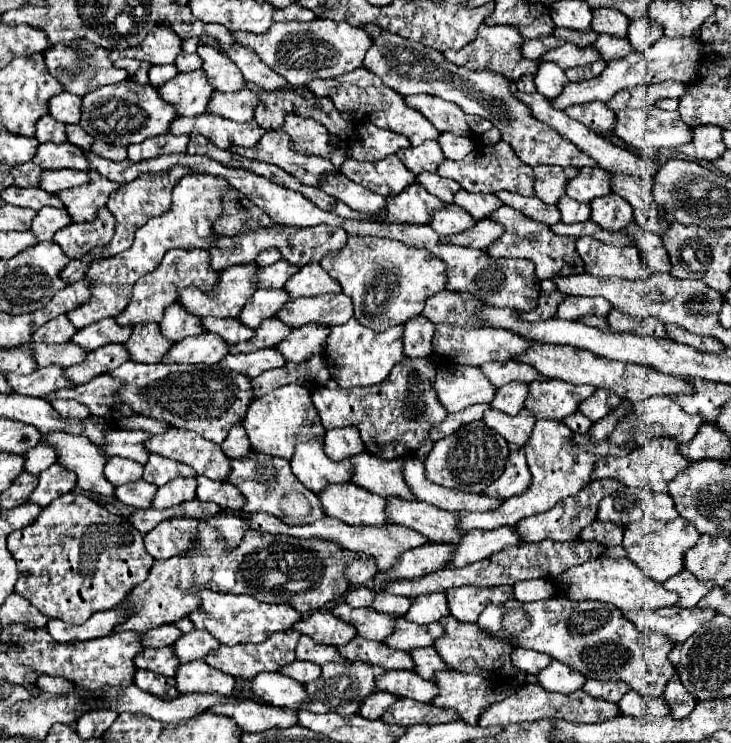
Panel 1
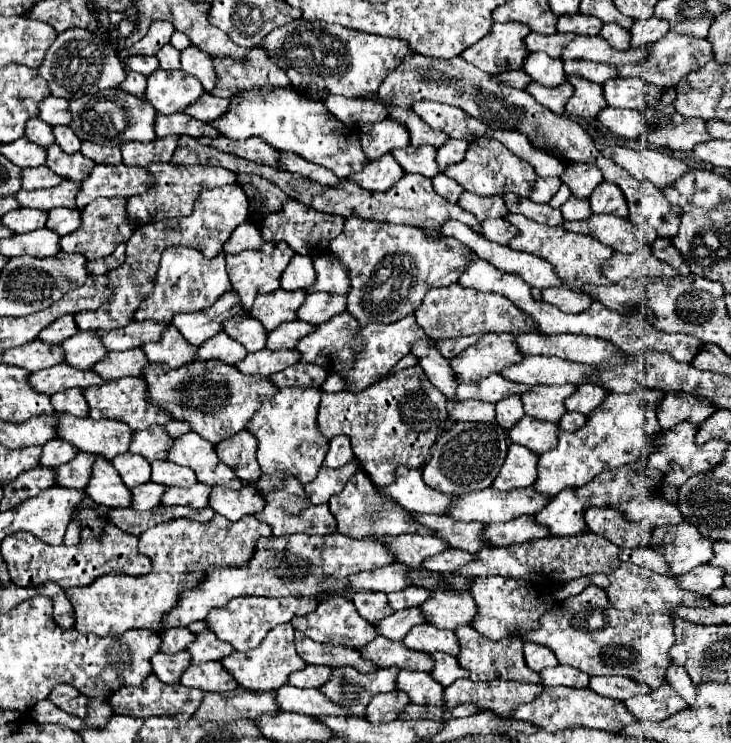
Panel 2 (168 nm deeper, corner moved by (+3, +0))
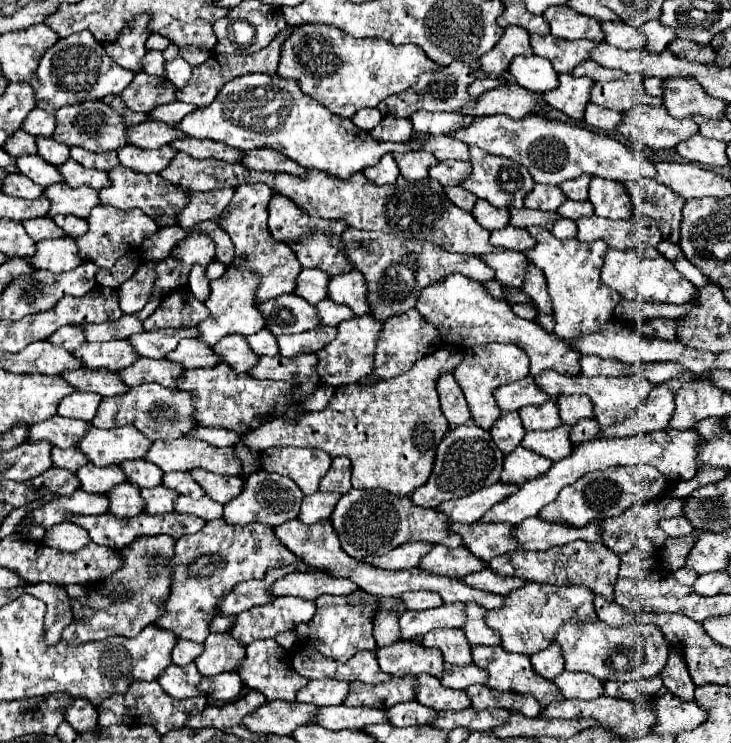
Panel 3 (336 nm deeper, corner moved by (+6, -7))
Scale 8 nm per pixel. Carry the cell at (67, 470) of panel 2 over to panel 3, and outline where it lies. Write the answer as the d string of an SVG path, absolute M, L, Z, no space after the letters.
M92 462L84 464L78 472L76 478L80 482L80 488L84 492L98 492L104 494L108 488L112 488L114 484L124 482L124 472L120 472L120 466L106 466L106 468L98 468Z

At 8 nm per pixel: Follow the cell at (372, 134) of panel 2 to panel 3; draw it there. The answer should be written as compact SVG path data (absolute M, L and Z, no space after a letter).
M396 116L382 118L382 122L370 130L370 136L378 142L406 142L410 140L410 134L412 134L410 120Z

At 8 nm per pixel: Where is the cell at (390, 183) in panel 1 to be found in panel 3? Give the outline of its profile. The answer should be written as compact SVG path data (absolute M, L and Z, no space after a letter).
M386 154L376 166L364 168L364 176L368 178L368 182L372 182L376 186L386 186L386 184L396 184L400 170L398 170L392 154Z

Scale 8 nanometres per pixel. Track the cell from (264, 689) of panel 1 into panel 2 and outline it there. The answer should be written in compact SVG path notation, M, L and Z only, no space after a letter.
M283 685L277 691L277 703L281 711L293 711L303 715L347 715L343 707L327 699L319 689L299 689L293 685Z

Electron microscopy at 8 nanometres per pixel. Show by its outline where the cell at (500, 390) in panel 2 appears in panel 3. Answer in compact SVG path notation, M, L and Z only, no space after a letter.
M526 376L526 378L514 380L510 384L498 386L494 392L494 398L502 412L512 412L512 410L520 410L522 406L528 406L528 404L544 404L550 396L536 390L532 384L532 376Z

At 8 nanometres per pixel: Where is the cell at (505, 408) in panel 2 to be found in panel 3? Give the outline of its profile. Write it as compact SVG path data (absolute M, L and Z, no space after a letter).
M504 412L504 414L496 420L496 424L492 426L492 430L490 430L492 440L496 442L496 446L498 446L504 454L508 454L508 452L512 452L516 446L520 446L520 440L524 438L524 434L526 434L526 430L524 430L524 426L522 426L522 420L520 420L518 412Z

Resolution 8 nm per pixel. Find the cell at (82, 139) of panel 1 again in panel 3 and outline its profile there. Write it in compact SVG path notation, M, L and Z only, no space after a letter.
M36 138L36 146L38 146L38 154L48 162L48 164L54 164L54 166L60 166L64 164L68 158L70 158L70 146L62 144L62 142L56 142L54 138Z

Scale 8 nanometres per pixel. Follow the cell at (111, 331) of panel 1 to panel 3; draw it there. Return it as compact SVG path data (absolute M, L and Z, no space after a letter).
M162 328L162 330L152 330L152 332L140 332L134 334L128 340L130 346L136 348L140 356L148 358L164 358L168 352L176 348L176 344L182 338L194 338L196 330L194 328Z

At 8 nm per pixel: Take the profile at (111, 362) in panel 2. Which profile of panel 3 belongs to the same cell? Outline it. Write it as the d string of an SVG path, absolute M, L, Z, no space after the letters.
M138 358L134 364L120 368L116 372L126 386L138 386L144 382L156 382L162 386L172 386L172 380L182 374L180 364L172 364L170 360L154 360L154 358Z

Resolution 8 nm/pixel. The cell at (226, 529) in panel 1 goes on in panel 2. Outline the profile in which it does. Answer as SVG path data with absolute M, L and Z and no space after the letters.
M215 515L209 523L195 523L189 519L173 519L163 525L155 525L147 529L139 537L138 550L153 561L153 569L147 575L131 577L127 573L107 573L95 579L91 585L79 589L69 589L67 599L75 611L75 629L79 633L93 633L93 635L109 635L109 633L123 633L127 629L151 629L151 631L165 631L163 617L179 603L183 589L193 589L203 581L207 569L211 567L243 567L255 553L255 545L259 537L271 537L271 527L253 515L243 517L237 523L227 521L221 515Z

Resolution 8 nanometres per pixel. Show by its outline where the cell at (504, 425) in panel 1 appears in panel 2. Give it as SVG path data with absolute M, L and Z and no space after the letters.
M523 417L515 429L509 429L509 437L513 443L531 449L533 453L545 453L555 445L555 433L559 433L557 423L537 421L533 417Z

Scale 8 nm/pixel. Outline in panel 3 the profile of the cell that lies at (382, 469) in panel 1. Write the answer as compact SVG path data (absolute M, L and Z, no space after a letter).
M492 484L492 486L484 486L478 492L458 498L458 500L448 500L436 506L436 512L442 512L450 522L478 522L480 516L492 508L492 504L504 500L504 496L510 496L512 492L516 492L518 486L510 484Z

